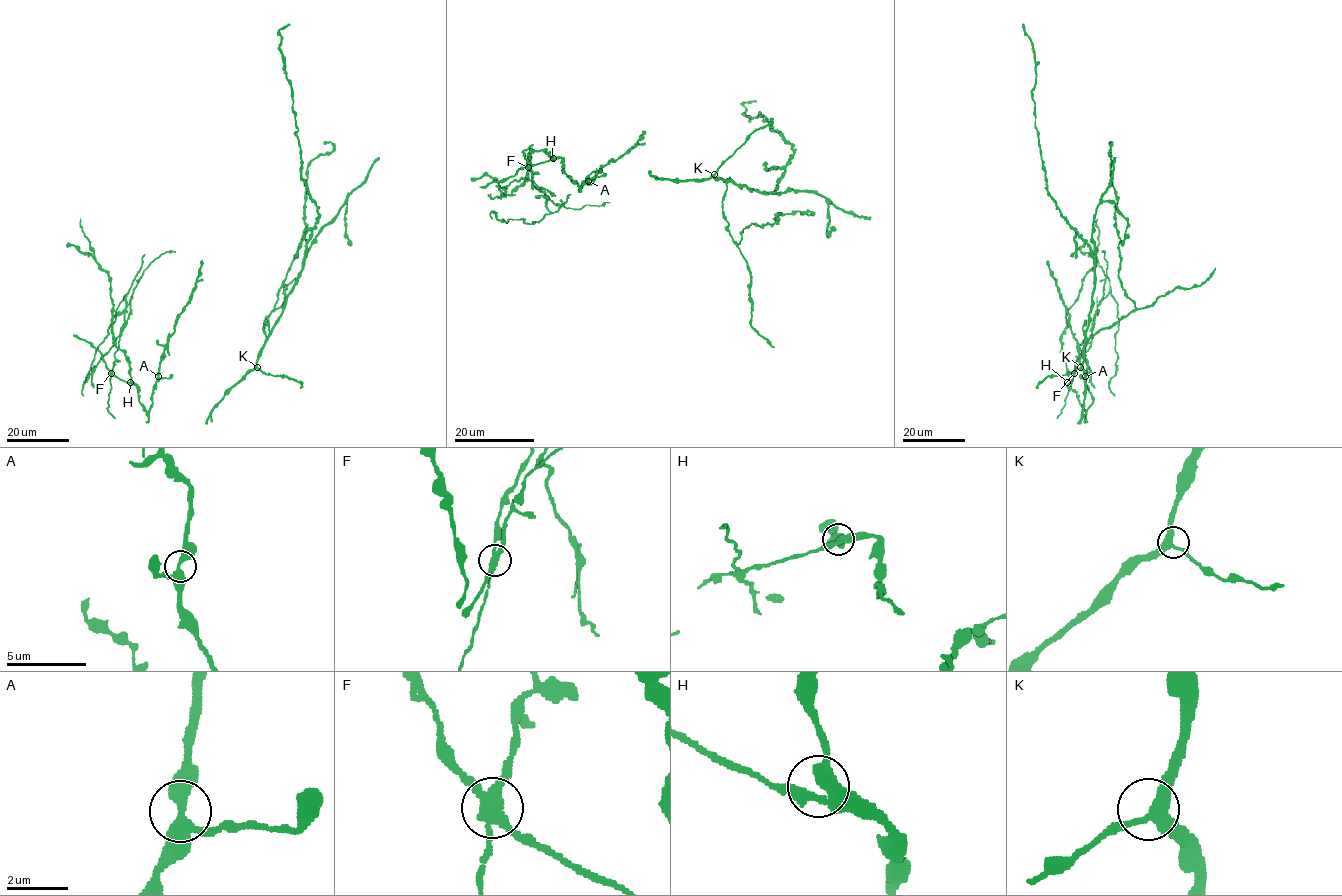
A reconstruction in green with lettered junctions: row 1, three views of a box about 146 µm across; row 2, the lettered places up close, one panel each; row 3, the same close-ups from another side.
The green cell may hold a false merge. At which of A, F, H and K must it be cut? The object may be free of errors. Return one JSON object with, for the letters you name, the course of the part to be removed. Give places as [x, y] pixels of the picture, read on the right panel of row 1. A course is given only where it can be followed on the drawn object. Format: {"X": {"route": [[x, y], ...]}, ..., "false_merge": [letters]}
{"F": {"route": [[1074, 372], [1091, 345], [1096, 307], [1110, 292], [1118, 321], [1116, 372], [1108, 385], [1114, 395]]}, "false_merge": ["F"]}

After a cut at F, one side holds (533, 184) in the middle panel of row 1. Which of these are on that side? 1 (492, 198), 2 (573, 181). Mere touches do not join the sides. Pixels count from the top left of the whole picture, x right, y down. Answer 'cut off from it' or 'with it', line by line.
1: cut off from it
2: cut off from it

